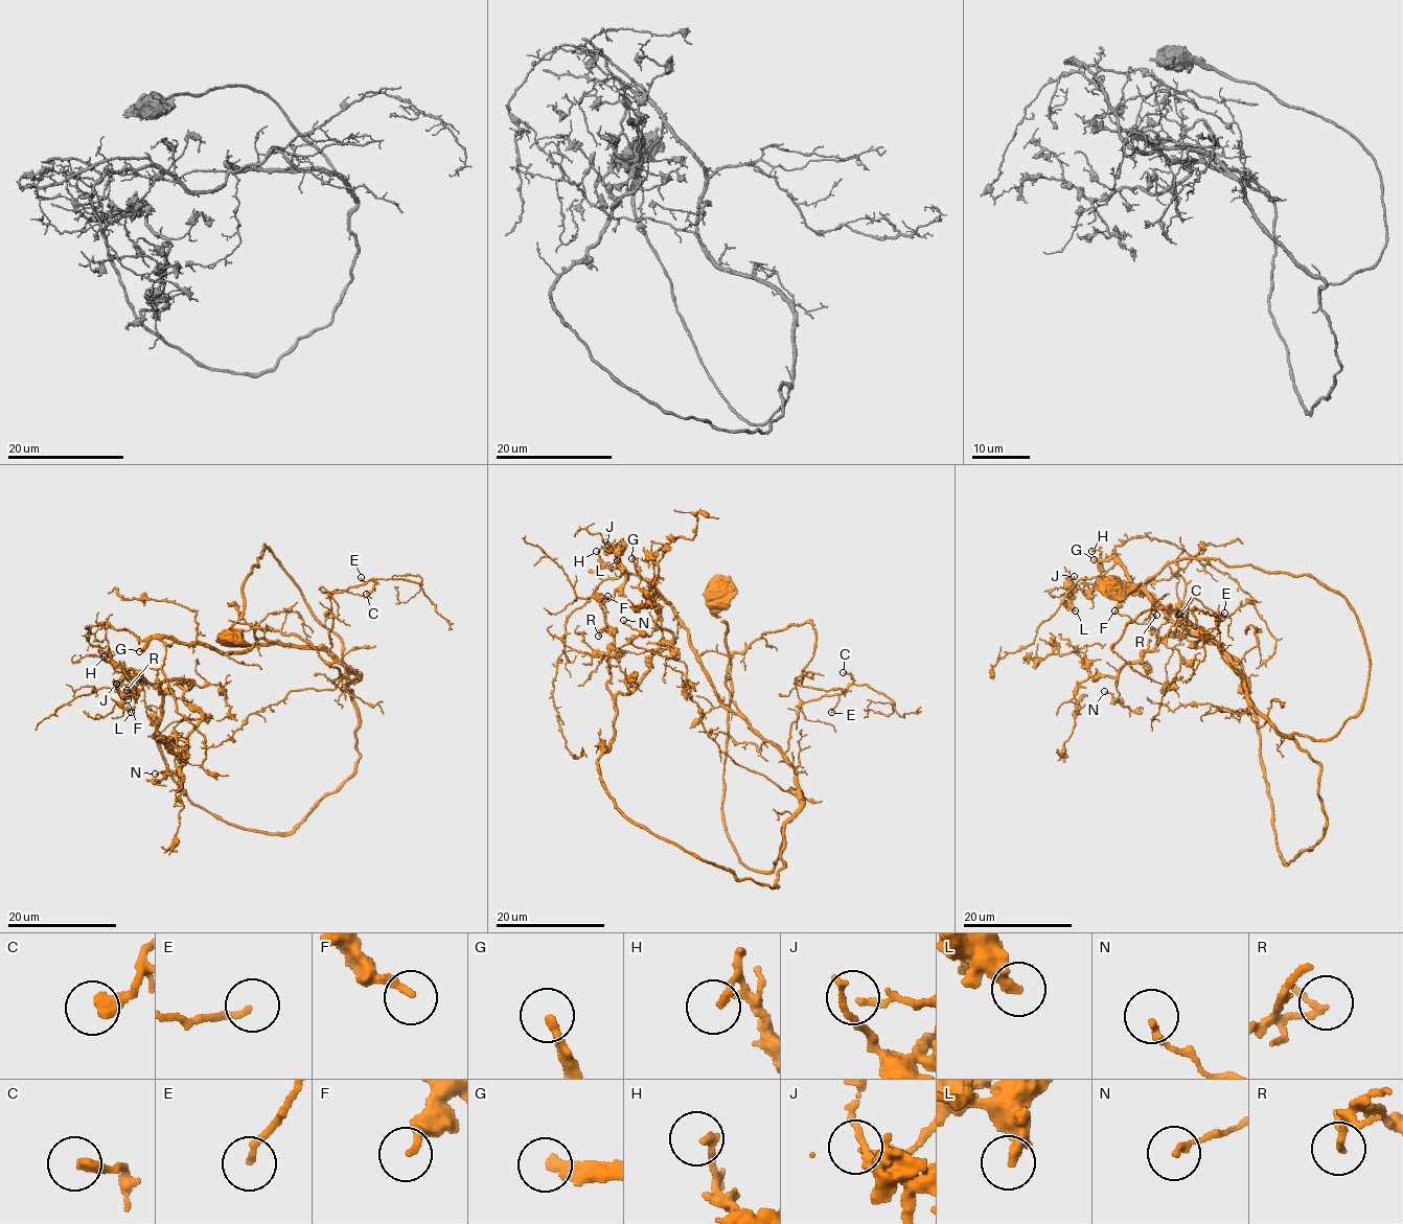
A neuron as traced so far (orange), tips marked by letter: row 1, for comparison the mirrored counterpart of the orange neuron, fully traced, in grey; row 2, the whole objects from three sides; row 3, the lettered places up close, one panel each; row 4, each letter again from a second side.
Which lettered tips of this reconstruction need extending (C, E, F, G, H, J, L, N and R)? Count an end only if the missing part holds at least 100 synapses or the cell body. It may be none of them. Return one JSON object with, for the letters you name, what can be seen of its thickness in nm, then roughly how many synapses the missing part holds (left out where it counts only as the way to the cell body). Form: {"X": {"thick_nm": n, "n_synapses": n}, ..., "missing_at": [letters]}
{"G": {"thick_nm": 280, "n_synapses": 140}, "missing_at": ["G"]}

